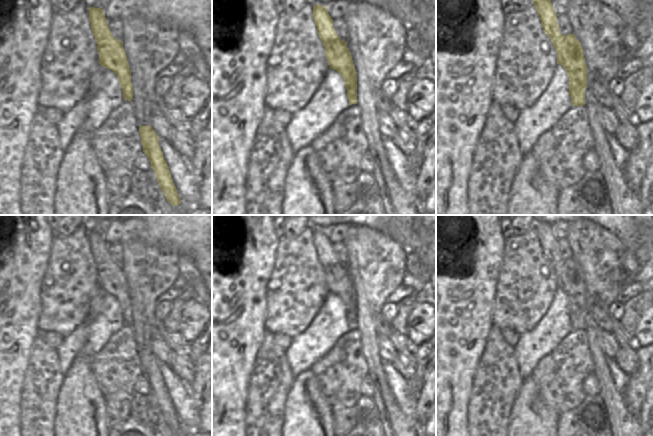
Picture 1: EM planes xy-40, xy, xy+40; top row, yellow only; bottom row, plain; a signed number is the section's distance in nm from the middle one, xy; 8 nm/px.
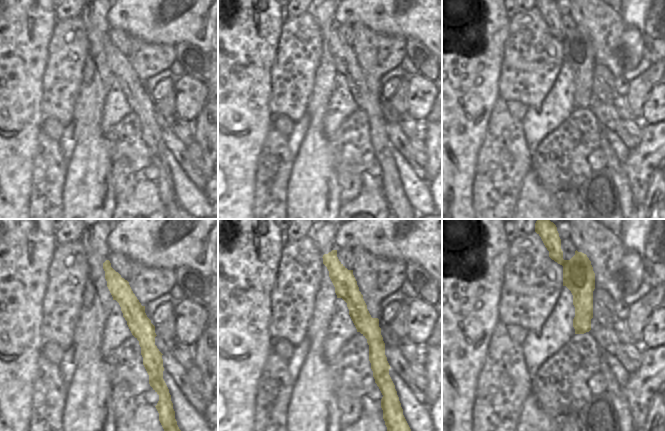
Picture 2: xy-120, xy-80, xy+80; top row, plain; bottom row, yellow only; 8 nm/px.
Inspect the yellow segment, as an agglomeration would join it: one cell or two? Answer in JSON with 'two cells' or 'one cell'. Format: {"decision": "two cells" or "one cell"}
{"decision": "two cells"}

